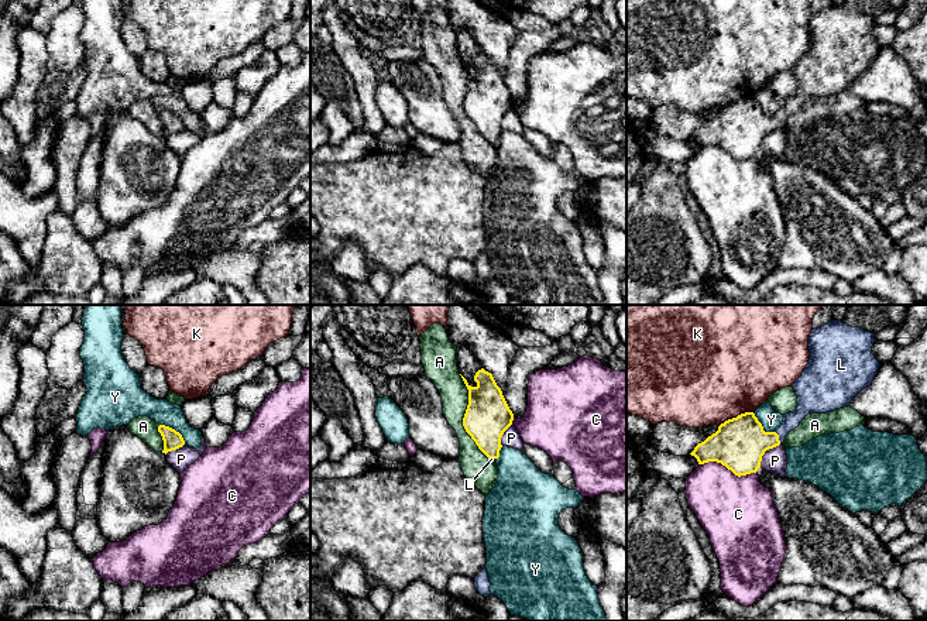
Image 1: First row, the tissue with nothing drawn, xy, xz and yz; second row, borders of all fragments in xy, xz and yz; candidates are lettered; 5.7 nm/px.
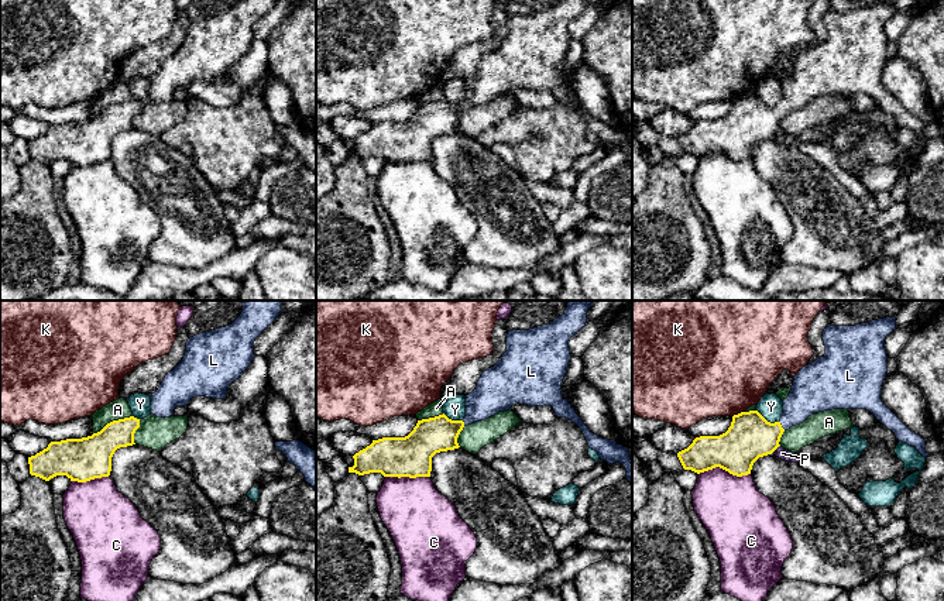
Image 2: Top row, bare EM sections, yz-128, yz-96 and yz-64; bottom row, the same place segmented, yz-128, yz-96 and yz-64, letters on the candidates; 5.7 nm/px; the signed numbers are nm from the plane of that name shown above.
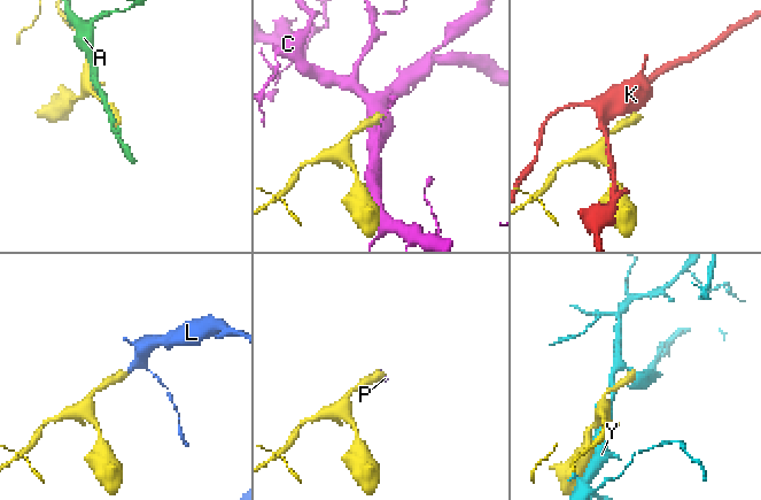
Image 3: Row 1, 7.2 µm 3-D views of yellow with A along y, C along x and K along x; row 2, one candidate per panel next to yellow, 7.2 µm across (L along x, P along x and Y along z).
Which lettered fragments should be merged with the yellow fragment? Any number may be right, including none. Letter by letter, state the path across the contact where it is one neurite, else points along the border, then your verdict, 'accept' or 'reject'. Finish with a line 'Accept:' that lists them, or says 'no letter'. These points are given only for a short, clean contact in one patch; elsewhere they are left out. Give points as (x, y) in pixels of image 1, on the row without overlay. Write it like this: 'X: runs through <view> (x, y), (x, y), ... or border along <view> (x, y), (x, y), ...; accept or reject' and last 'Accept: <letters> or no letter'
A: reject
C: reject
K: reject
L: runs through yz (740, 127), (742, 124), (778, 122), (806, 88); accept
P: border along yz (779, 127), (765, 136), (759, 150); reject
Y: reject
Accept: L

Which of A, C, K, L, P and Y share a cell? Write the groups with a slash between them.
A / C / K / L / P / Y

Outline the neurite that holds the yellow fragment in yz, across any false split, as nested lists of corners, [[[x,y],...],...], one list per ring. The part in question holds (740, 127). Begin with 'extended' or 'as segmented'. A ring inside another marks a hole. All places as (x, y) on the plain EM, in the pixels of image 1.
extended | [[[841,4],[813,13],[810,44],[794,65],[797,90],[783,99],[776,116],[765,116],[753,96],[728,103],[690,137],[704,148],[717,145],[735,159],[756,157],[766,134],[783,128],[786,119],[808,97],[827,97],[844,90],[873,65],[880,47],[872,38],[875,17]]]

